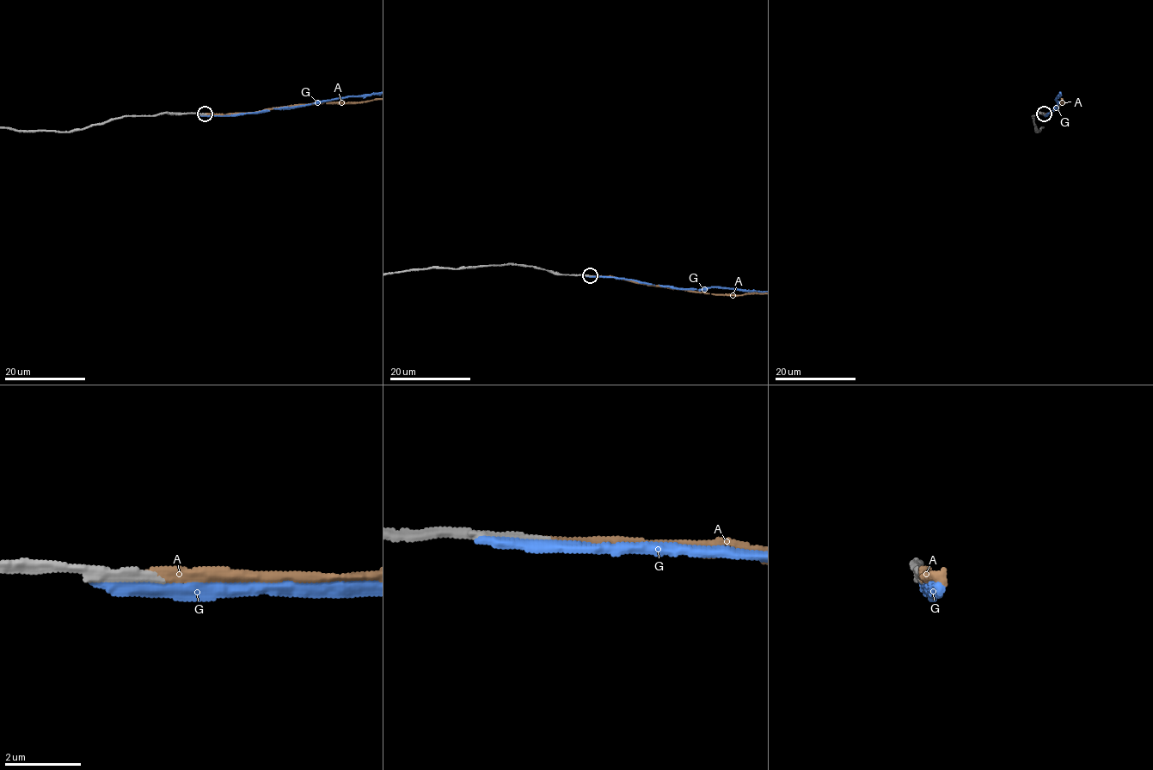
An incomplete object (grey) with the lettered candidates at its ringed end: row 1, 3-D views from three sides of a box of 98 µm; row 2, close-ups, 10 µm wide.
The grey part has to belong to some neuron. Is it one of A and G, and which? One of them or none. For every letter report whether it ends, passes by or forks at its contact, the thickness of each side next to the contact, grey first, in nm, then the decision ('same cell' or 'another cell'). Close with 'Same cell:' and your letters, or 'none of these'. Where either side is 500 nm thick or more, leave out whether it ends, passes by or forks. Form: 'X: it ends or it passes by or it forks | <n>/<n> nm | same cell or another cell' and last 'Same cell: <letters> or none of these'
A: it ends | 300/240 nm | same cell
G: it ends | 360/400 nm | another cell
Same cell: A

